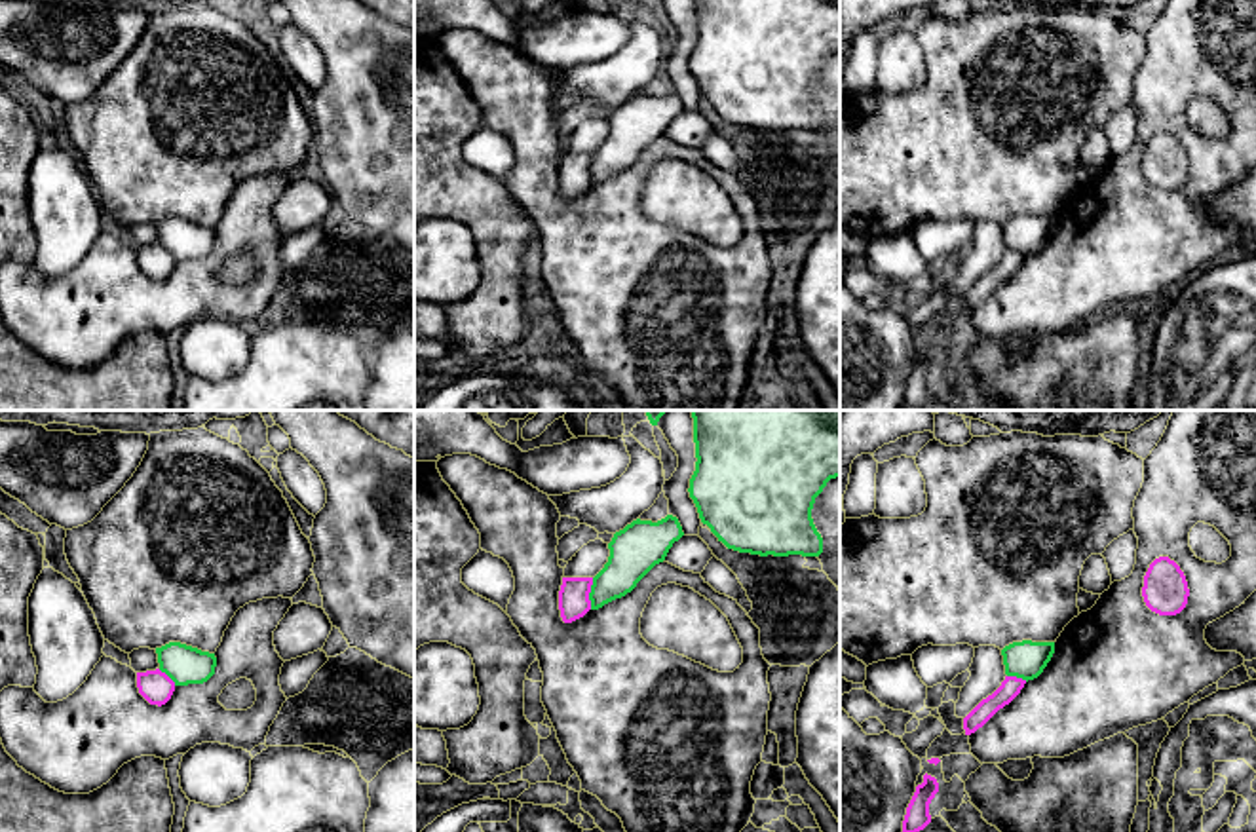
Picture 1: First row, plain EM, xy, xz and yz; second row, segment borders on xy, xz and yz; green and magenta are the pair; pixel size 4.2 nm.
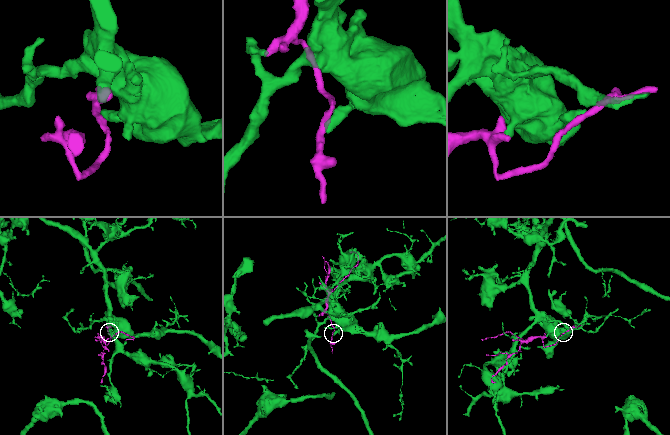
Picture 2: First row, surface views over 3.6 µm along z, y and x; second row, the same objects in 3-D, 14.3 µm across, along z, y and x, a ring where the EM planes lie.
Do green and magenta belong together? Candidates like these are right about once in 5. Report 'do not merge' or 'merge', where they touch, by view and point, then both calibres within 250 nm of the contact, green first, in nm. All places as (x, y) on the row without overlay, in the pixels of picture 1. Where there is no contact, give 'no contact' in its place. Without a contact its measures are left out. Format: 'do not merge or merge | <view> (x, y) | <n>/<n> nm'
do not merge | xz (589, 168) | 200/130 nm

